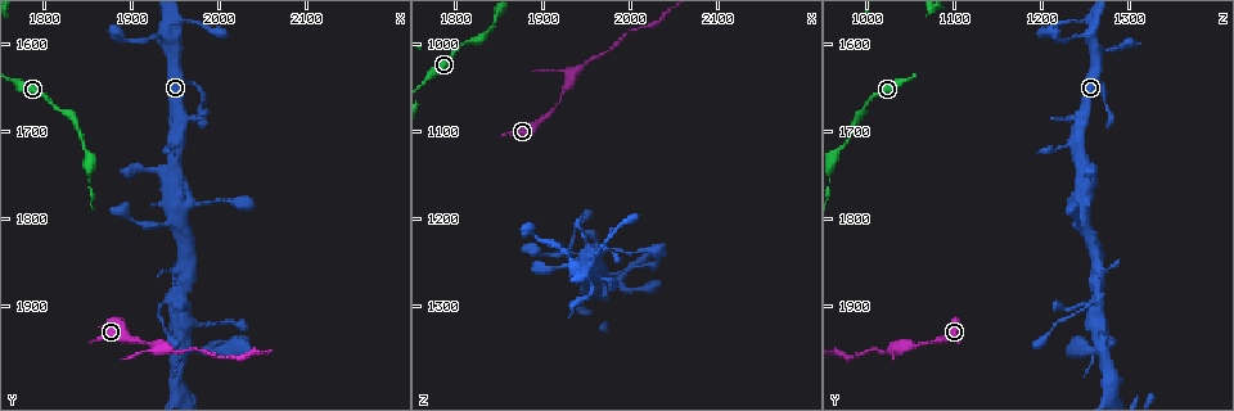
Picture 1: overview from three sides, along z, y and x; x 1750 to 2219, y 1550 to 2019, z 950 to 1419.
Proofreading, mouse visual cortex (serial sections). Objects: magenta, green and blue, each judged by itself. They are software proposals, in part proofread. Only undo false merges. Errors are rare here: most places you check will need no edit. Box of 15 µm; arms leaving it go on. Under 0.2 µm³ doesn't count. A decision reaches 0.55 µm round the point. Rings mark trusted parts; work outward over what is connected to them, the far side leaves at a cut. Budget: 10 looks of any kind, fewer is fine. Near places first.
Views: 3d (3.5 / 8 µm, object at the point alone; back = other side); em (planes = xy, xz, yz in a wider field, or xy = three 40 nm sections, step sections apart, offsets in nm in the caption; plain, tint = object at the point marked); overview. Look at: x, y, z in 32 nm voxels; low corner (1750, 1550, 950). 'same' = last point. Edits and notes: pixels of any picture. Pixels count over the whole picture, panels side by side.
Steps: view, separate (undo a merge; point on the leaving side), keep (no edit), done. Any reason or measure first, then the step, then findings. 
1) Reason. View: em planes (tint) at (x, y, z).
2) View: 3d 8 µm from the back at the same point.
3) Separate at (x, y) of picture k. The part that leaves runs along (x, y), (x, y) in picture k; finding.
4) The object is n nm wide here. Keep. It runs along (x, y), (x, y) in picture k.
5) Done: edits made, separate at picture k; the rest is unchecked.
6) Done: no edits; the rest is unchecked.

Abrupt turn. View: 3d 3.5 µm from the back at (1950, 1785, 1245).

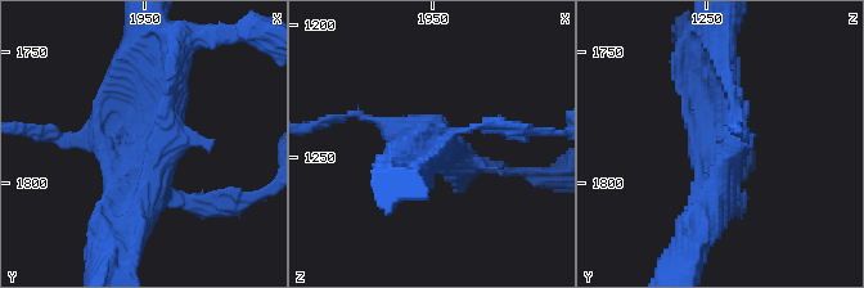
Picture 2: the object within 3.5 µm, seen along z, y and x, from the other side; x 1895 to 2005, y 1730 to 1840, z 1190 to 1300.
Keep. It runs along (147, 59), (147, 183), (111, 221) in picture 2; continuous, no second cell.

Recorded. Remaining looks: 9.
Three arms meet. View: 3d 3.5 µm at (1960, 1945, 1265).

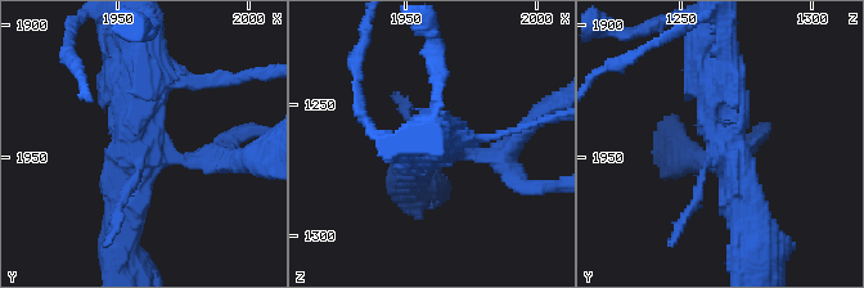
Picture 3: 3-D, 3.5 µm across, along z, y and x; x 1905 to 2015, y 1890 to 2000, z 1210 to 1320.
Shape alone is not enough. View: em xy step 3 (plain) at (1962, 1947, 1268).

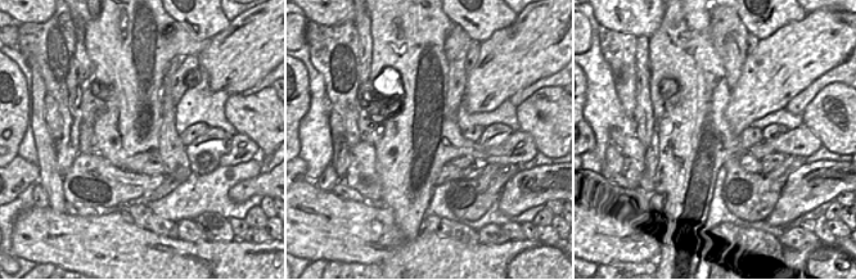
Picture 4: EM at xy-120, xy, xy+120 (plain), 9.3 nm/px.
View: em xy step 3 (tint) at the same point.

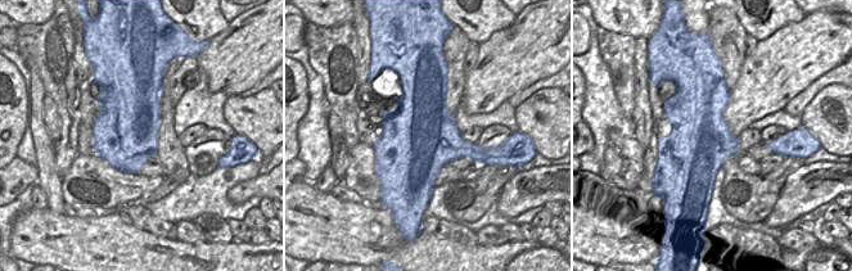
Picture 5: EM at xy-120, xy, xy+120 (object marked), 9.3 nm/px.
Keep. It runs along (715, 66), (747, 228) in picture 3; continuous, no second cell.

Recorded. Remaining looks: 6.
Sudden change in width. View: 3d 3.5 µm at (1900, 1940, 1085).

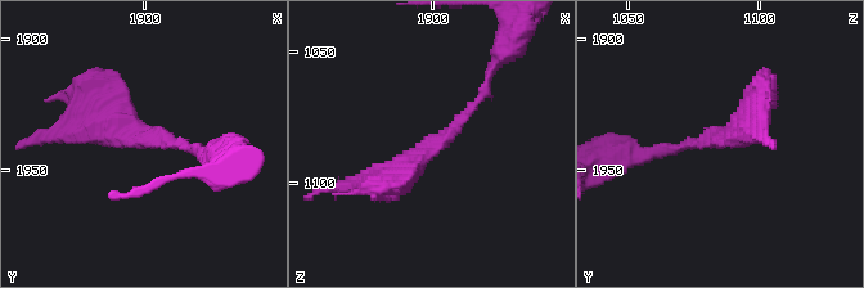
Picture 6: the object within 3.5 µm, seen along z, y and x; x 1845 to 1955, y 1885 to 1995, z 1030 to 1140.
View: em xy step 5 (tint) at (1903, 1938, 1085).

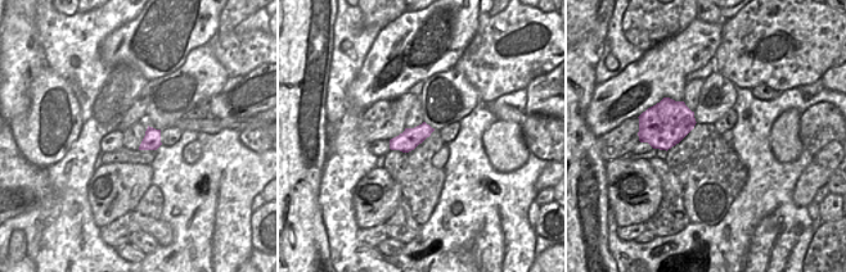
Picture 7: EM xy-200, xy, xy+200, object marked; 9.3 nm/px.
The object is 200 nm wide here. Keep. It runs along (370, 185), (449, 133), (489, 80) in picture 6; all the same cell.

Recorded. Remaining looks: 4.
Calibre changes. View: 3d 8 µm at (1945, 1950, 1025).

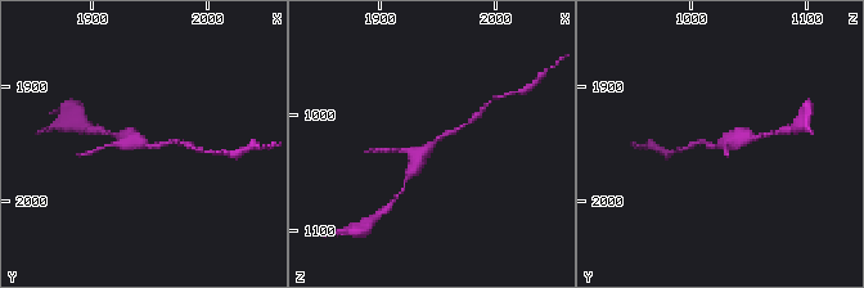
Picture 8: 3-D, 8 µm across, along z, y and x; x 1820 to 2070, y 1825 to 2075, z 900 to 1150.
View: em planes (tint) at (1944, 1948, 1024).

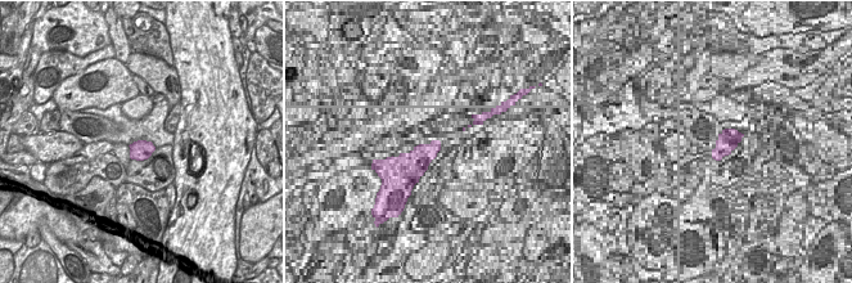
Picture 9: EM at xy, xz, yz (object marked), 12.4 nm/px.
Keep. It runs along (410, 175), (418, 156), (462, 127) in picture 8; one cell here.

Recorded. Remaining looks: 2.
Done: no edits; the rest is unchecked.

